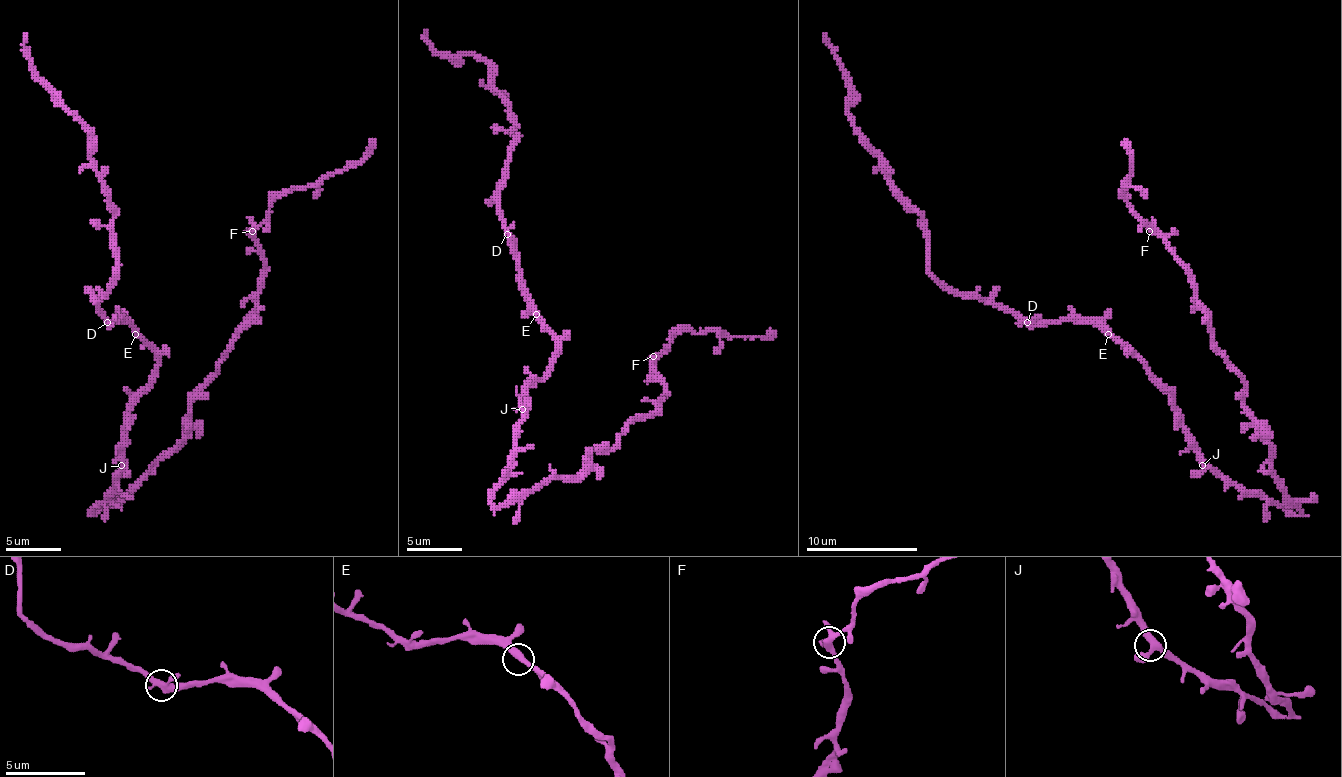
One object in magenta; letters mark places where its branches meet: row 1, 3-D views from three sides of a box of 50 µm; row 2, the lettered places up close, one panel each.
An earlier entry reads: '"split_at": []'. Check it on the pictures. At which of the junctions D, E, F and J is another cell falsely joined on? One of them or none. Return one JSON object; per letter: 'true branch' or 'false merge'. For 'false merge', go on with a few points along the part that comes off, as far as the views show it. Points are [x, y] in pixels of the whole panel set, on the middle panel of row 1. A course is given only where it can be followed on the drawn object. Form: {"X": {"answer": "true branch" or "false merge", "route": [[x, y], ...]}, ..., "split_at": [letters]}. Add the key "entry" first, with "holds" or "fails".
{"entry": "holds", "D": {"answer": "true branch"}, "E": {"answer": "true branch"}, "F": {"answer": "true branch"}, "J": {"answer": "true branch"}, "split_at": []}

